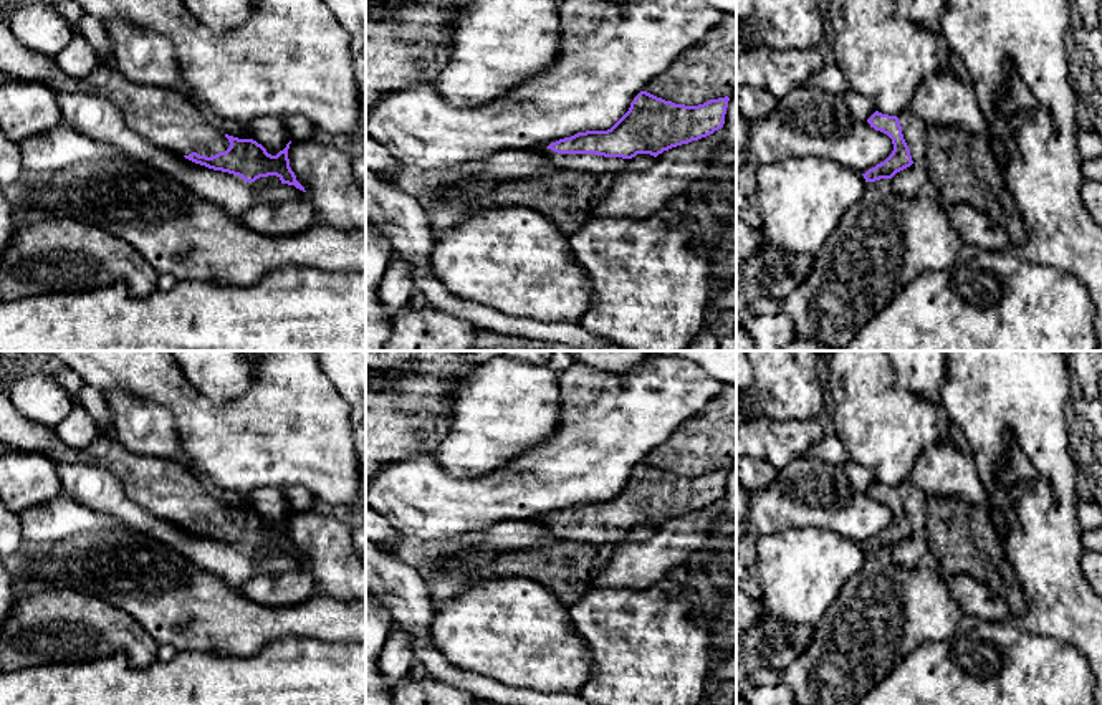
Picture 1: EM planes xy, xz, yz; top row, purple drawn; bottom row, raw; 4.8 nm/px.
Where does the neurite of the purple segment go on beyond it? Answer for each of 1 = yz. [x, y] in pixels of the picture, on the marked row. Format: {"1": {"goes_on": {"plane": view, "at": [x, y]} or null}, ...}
{"1": {"goes_on": {"plane": "yz", "at": [914, 129]}}}

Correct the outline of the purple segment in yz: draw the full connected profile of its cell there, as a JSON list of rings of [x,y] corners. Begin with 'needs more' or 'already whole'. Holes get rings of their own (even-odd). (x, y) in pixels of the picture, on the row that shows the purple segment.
needs more; [[[910,108],[898,116],[889,116],[875,111],[867,122],[875,131],[887,134],[892,139],[892,154],[864,175],[865,182],[880,179],[892,179],[897,172],[912,164],[923,164],[927,152],[927,129],[928,126],[917,118]]]

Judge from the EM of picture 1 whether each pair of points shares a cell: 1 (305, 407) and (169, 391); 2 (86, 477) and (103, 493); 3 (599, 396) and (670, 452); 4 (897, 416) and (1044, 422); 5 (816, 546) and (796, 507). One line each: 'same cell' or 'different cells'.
1: same cell
2: same cell
3: different cells
4: different cells
5: different cells

